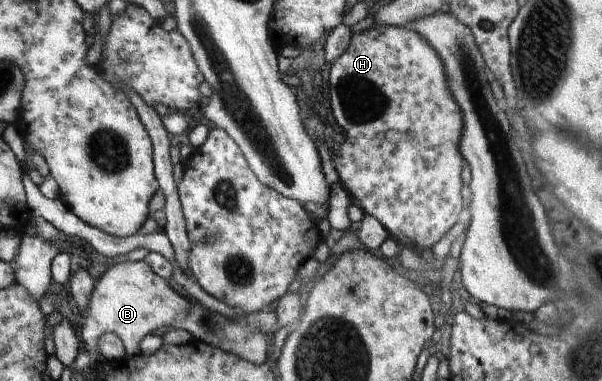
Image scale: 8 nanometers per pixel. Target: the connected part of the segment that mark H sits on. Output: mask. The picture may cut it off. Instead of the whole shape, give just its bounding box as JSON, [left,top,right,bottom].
[329,23,465,251]

